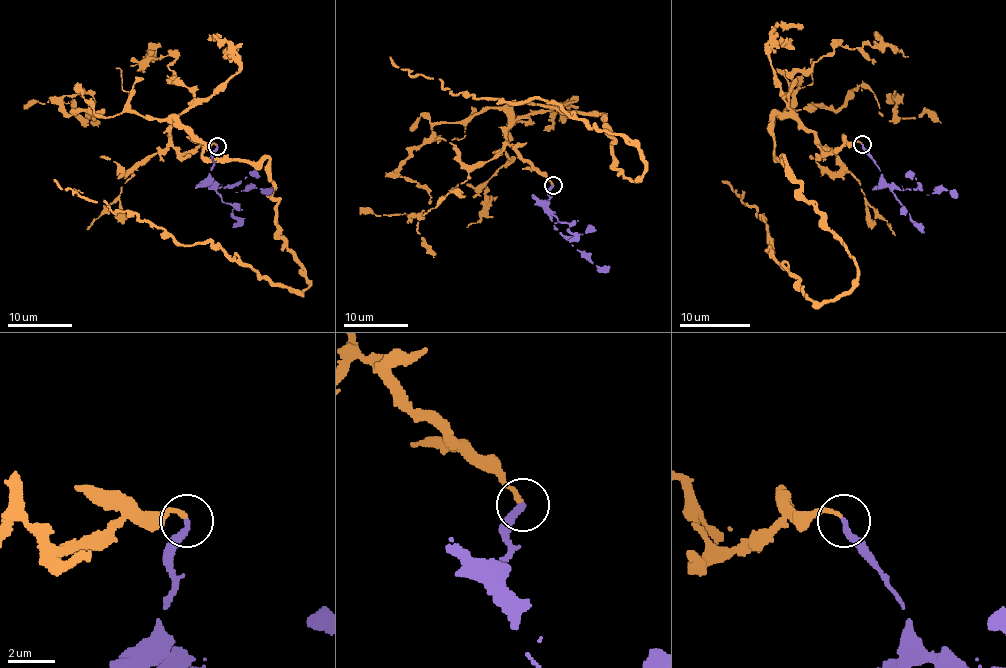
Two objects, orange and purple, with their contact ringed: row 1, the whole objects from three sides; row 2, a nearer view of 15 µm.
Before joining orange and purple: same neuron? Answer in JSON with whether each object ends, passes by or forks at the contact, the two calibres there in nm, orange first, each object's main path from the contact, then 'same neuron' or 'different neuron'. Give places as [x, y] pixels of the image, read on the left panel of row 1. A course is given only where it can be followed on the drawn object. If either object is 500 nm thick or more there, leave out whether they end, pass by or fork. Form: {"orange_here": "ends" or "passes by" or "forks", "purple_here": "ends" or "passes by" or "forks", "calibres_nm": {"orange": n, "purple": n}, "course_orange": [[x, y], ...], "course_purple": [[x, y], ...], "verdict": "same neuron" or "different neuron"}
{"orange_here": "ends", "purple_here": "ends", "calibres_nm": {"orange": 170, "purple": 280}, "course_orange": [[217, 145], [180, 153], [172, 122], [208, 158], [264, 167], [277, 229], [308, 279], [301, 290], [54, 179]], "course_purple": [[217, 146], [209, 172], [216, 188], [230, 187], [235, 192], [267, 188], [272, 193]], "verdict": "same neuron"}

